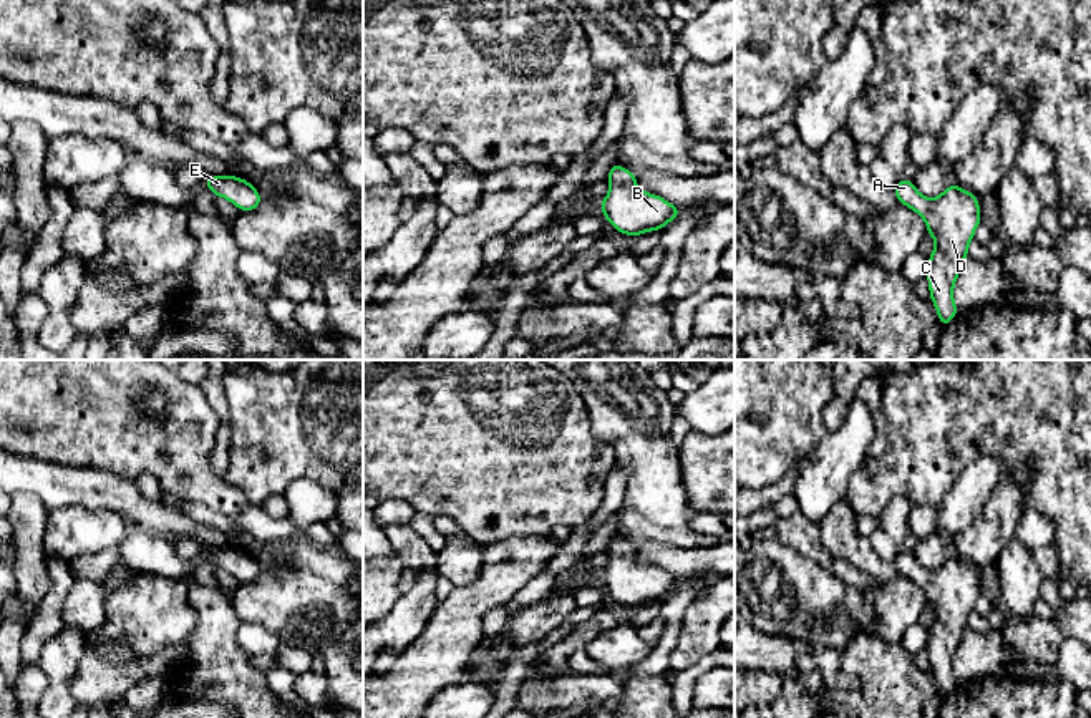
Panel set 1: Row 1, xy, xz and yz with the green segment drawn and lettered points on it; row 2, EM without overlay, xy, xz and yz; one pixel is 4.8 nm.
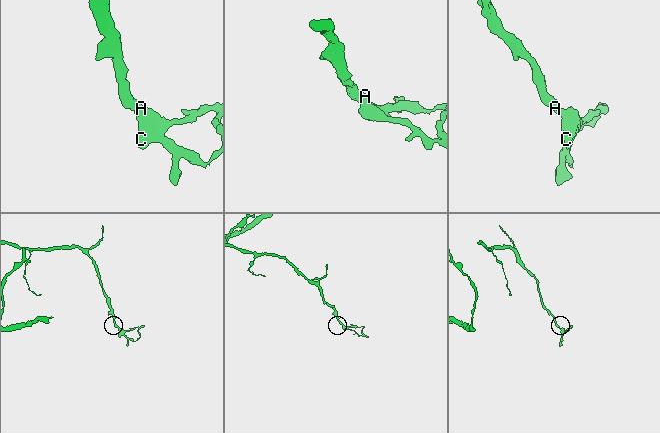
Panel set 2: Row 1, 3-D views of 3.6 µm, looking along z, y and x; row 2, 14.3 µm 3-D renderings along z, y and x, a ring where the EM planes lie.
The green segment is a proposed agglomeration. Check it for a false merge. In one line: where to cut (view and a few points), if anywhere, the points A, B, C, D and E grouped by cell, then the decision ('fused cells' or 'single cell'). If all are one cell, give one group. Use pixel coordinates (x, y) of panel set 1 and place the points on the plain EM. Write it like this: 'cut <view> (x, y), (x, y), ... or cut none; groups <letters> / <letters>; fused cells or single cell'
cut none; groups A B C D E; single cell

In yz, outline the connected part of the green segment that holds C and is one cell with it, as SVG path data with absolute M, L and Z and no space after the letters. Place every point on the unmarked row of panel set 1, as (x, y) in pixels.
M904 549L892 565L925 592L927 607L935 610L935 620L929 627L927 655L938 696L945 698L958 685L953 658L968 630L968 615L982 594L978 569L958 555L948 555L940 567L929 570L917 562L914 552Z

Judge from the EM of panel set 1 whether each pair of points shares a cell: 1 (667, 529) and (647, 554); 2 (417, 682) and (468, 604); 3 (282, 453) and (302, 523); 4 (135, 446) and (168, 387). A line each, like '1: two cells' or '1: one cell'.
1: two cells
2: one cell
3: two cells
4: one cell

